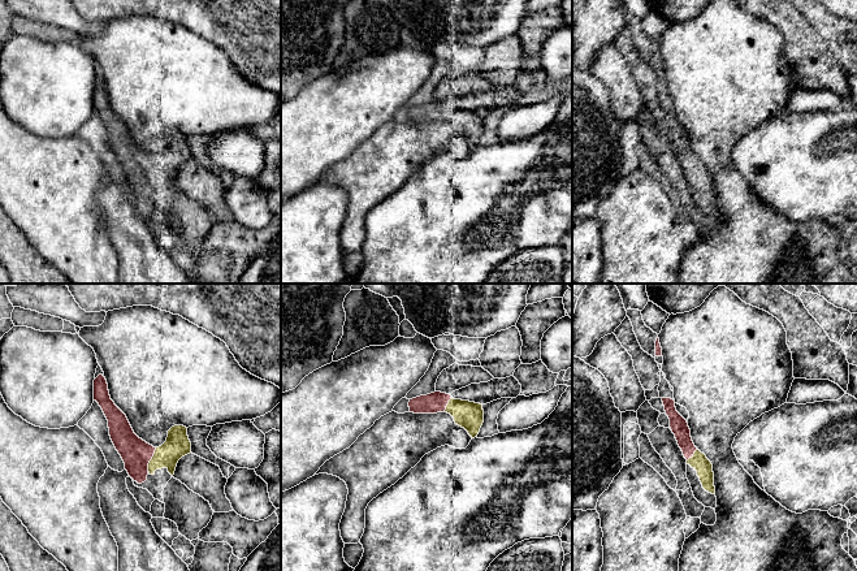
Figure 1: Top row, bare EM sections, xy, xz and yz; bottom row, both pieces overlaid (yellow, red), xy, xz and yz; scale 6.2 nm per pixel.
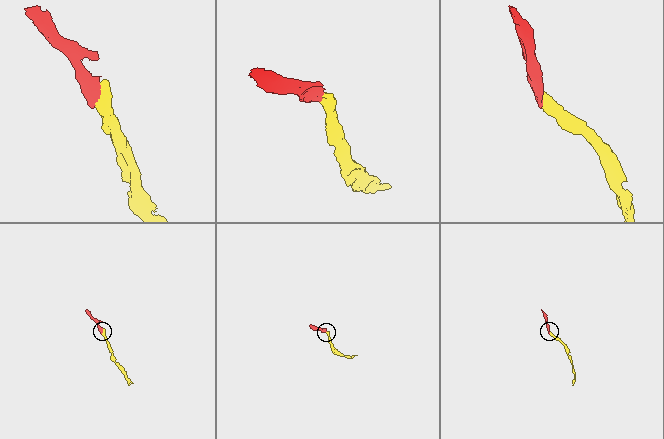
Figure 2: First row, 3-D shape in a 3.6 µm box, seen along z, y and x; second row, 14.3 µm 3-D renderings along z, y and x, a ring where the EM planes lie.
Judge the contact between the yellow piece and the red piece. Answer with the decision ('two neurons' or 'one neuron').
one neuron

